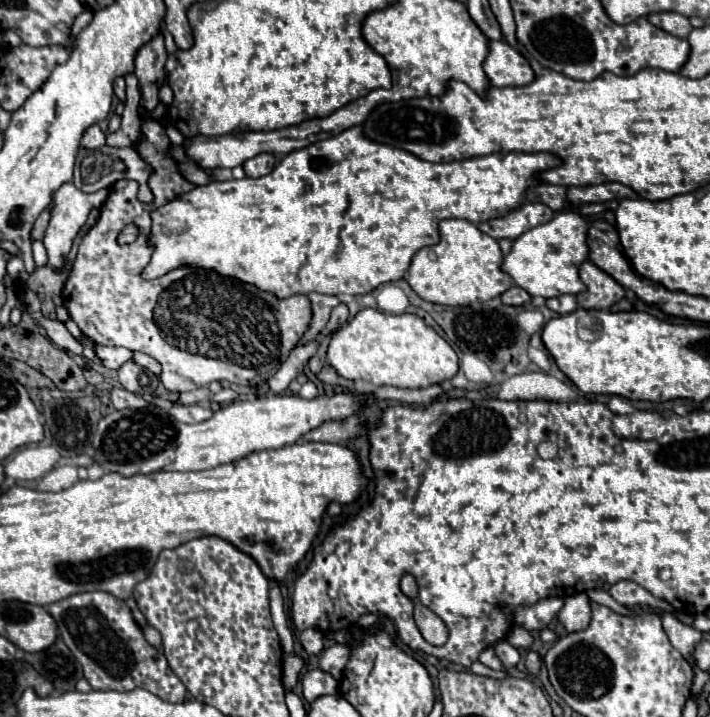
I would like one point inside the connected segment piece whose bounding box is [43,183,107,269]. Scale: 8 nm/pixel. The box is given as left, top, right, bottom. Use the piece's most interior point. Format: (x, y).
(70, 208)

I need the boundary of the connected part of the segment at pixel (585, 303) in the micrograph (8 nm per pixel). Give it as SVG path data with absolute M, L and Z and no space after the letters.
M585 261L579 269L583 283L587 285L585 293L577 295L581 309L609 309L613 303L625 297L625 289L605 271L601 271L591 261Z

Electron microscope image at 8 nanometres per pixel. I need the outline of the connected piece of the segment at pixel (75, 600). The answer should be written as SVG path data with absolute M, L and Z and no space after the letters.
M105 591L77 593L63 601L51 603L47 611L55 619L61 639L81 663L83 675L93 689L131 691L135 687L143 687L163 701L185 701L185 685L169 669L165 655L145 641L143 631L135 623L125 601Z

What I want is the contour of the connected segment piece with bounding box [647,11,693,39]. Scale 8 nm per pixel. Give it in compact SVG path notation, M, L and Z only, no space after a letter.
M667 11L667 13L653 13L647 17L655 27L675 35L675 37L681 37L685 39L689 33L691 33L691 23L687 17L679 15L679 13L673 13L673 11Z

